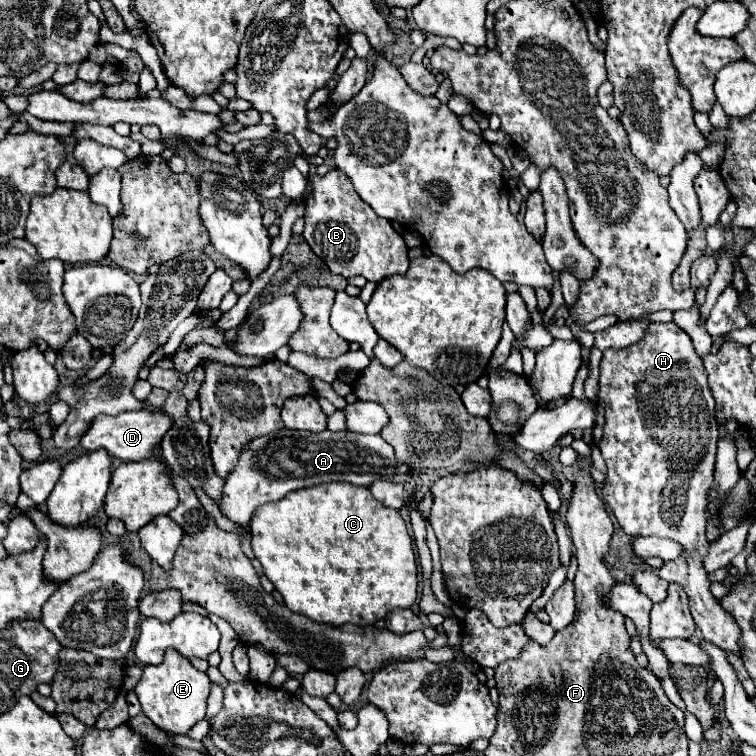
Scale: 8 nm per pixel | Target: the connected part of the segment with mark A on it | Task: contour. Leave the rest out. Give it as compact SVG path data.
M288 430L272 436L260 436L242 452L238 466L230 472L224 484L224 496L218 504L220 512L240 526L248 526L254 510L266 502L284 498L288 492L312 488L326 482L350 482L356 486L370 486L374 480L390 480L406 484L414 476L412 468L398 464L394 448L382 436L362 436L360 432L302 432Z

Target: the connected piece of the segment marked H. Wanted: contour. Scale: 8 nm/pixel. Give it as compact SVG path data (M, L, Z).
M650 322L642 340L622 350L606 350L600 362L600 390L596 398L594 444L606 460L606 484L602 488L604 502L616 516L622 530L630 536L662 536L682 544L678 560L664 562L660 576L684 588L690 600L690 612L702 636L722 650L740 656L738 622L718 604L710 592L710 574L702 568L702 560L710 548L706 540L706 504L712 486L714 452L718 442L718 422L714 416L714 398L706 380L702 358L692 348L690 336L672 322Z

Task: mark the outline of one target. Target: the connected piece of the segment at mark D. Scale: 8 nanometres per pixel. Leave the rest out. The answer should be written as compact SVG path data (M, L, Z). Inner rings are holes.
M134 410L134 412L122 412L118 416L98 416L90 432L82 436L82 448L84 450L108 450L110 456L124 460L124 462L134 462L134 460L144 460L152 458L154 450L162 442L162 436L170 430L172 418L164 412L146 412L146 410Z

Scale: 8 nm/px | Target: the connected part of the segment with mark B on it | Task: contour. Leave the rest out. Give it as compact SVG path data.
M330 170L324 176L310 174L308 184L312 190L304 198L304 234L302 236L306 238L306 242L310 244L314 254L326 262L330 272L340 274L344 278L362 274L366 280L374 280L374 282L380 282L382 278L392 276L392 274L408 272L410 258L408 258L408 246L406 246L404 238L392 228L392 224L388 220L374 216L374 210L366 202L362 202L362 198L356 194L350 178L344 172Z

